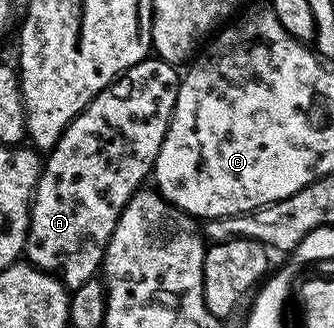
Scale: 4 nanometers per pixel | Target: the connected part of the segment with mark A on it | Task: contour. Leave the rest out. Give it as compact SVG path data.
M143 59L119 75L109 87L102 89L102 93L98 93L98 97L94 97L94 101L90 101L90 105L86 105L74 121L70 121L62 137L58 137L43 160L36 192L32 194L32 206L28 208L24 255L33 267L57 276L69 289L90 281L101 270L104 250L114 233L114 225L118 225L122 209L132 194L141 190L144 178L153 174L162 141L172 123L172 110L181 78L181 72L164 59Z

